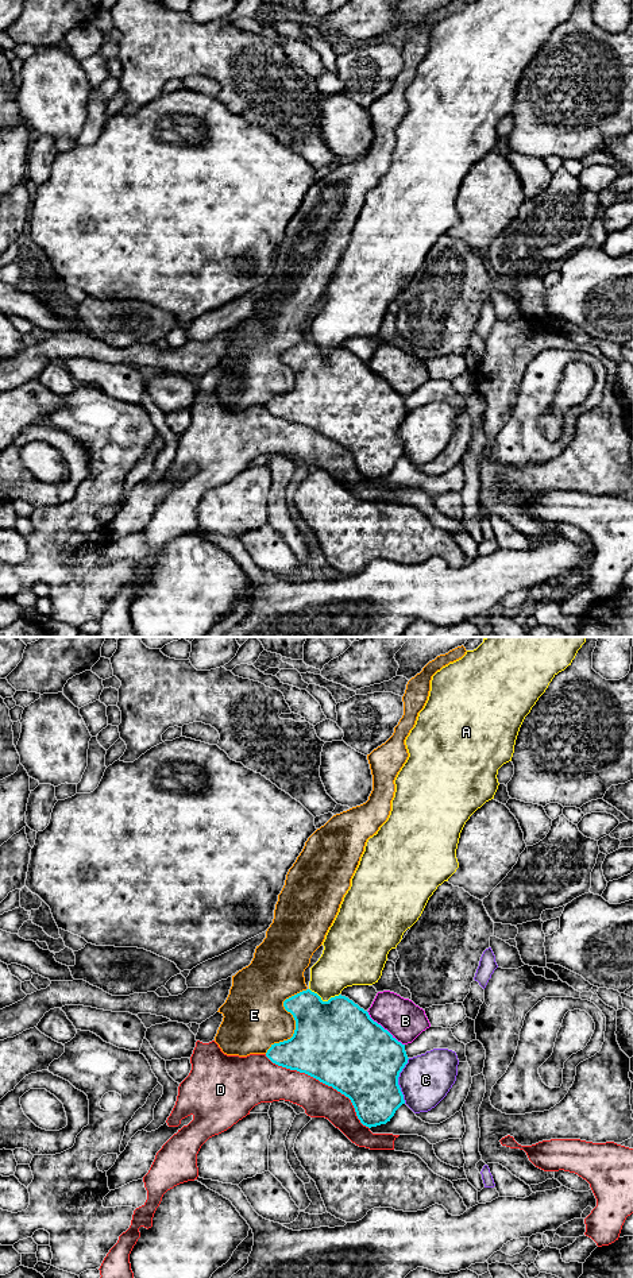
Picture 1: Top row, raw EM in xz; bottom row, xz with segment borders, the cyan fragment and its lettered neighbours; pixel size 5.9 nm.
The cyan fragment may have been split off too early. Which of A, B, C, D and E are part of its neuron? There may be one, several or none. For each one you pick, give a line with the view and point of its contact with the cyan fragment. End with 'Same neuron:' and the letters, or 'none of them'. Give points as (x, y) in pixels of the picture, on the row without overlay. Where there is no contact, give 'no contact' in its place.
B: meets cyan in xz at (383, 381)
Same neuron: B

